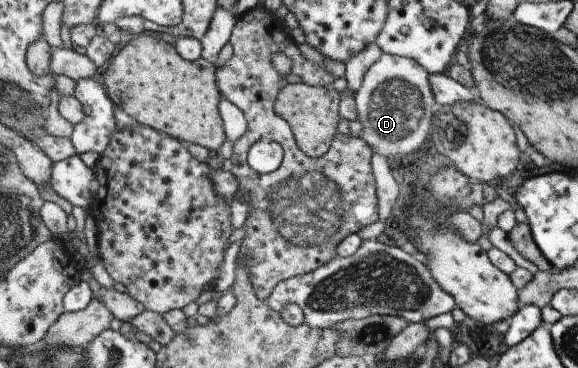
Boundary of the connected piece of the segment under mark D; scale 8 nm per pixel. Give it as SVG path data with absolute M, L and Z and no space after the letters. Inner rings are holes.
M381 53L365 71L359 90L354 92L353 102L361 124L359 138L386 159L417 150L427 136L436 110L427 75L416 60Z

